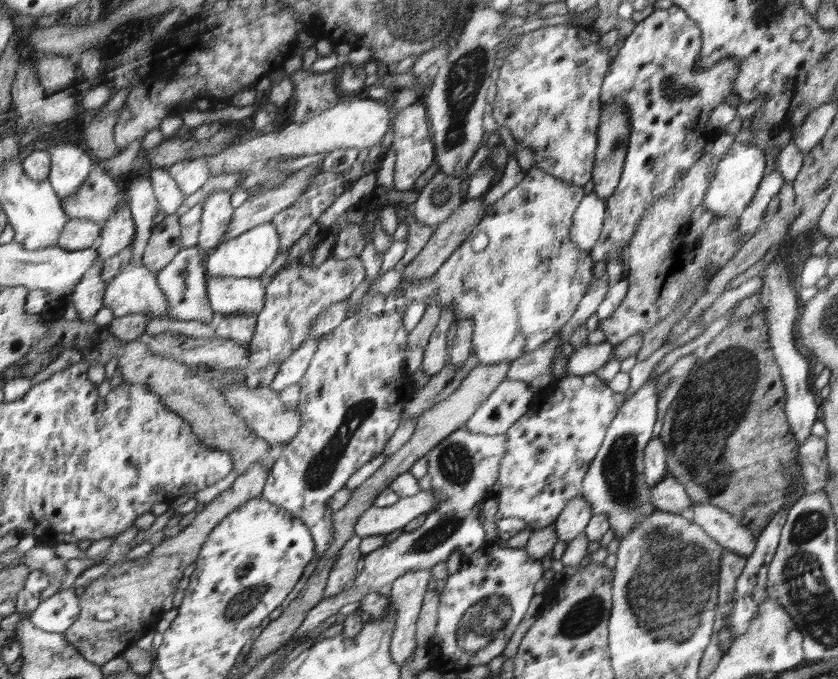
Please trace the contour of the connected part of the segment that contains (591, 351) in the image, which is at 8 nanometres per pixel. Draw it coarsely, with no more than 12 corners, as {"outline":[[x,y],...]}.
{"outline":[[607,340],[574,351],[564,378],[584,376],[610,360]]}

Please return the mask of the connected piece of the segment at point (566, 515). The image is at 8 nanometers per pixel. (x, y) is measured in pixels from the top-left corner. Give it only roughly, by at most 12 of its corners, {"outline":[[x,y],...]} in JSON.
{"outline":[[583,496],[555,520],[557,540],[570,543],[586,531],[593,512]]}

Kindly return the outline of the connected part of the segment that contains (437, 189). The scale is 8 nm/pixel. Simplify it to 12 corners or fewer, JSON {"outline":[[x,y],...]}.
{"outline":[[438,171],[412,204],[438,226],[462,206],[460,177]]}

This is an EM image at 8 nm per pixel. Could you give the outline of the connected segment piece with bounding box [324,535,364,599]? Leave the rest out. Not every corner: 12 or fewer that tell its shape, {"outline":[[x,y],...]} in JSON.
{"outline":[[358,535],[341,546],[324,588],[324,599],[355,579],[364,557]]}

